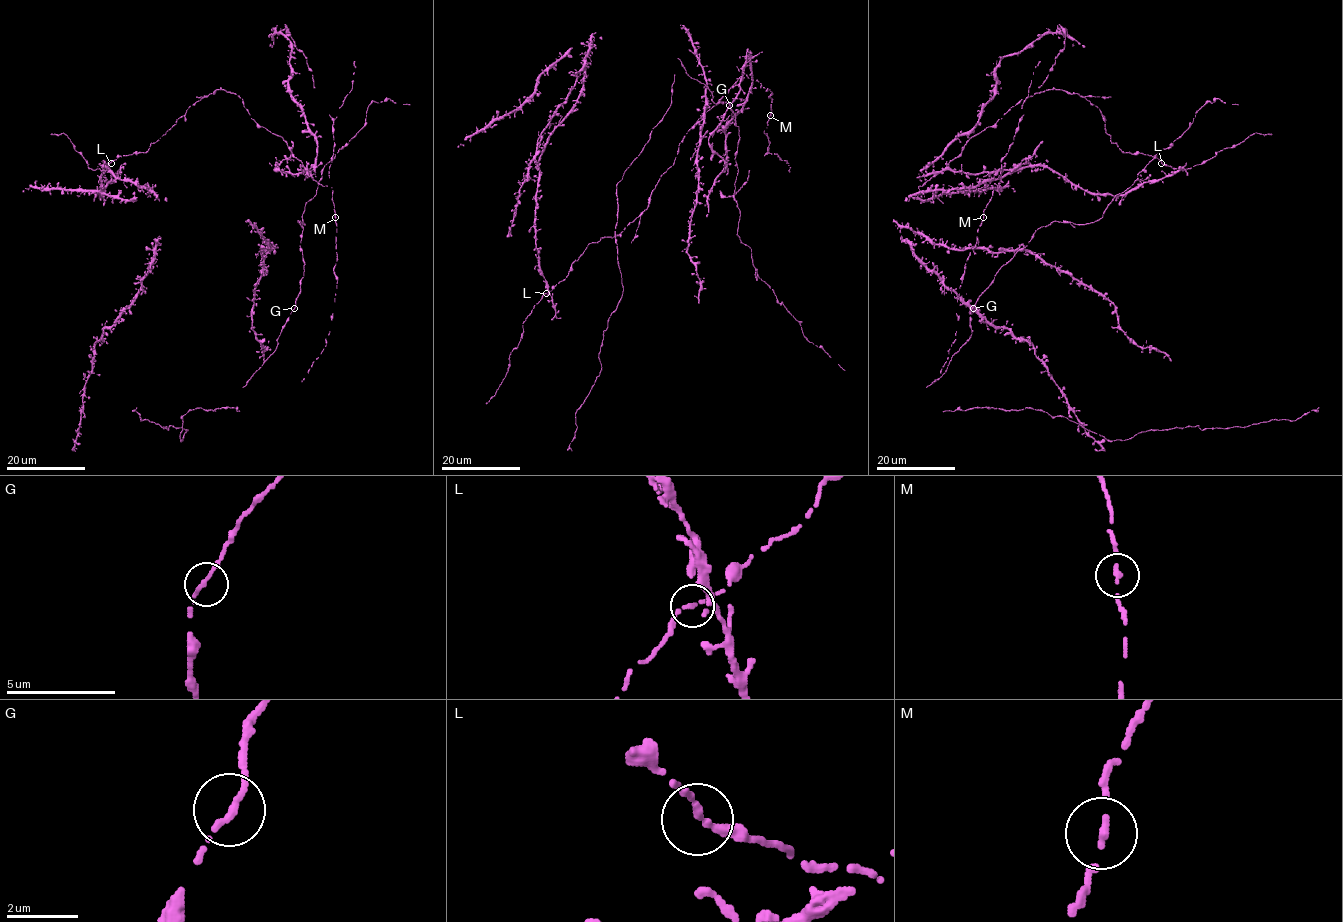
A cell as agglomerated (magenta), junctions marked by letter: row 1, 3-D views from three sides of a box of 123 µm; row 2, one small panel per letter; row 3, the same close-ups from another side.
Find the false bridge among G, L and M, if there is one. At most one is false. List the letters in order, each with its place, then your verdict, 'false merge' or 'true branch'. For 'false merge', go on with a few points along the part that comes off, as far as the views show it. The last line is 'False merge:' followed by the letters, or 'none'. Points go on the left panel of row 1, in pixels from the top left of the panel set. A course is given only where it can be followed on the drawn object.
G: (294, 308) | true branch
L: (111, 163) | true branch
M: (335, 217) | true branch
False merge: none

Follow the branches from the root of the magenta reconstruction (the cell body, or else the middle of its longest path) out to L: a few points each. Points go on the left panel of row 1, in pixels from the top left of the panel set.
L: (250, 114), (238, 95), (216, 89), (190, 106), (147, 151), (119, 156), (111, 163)

